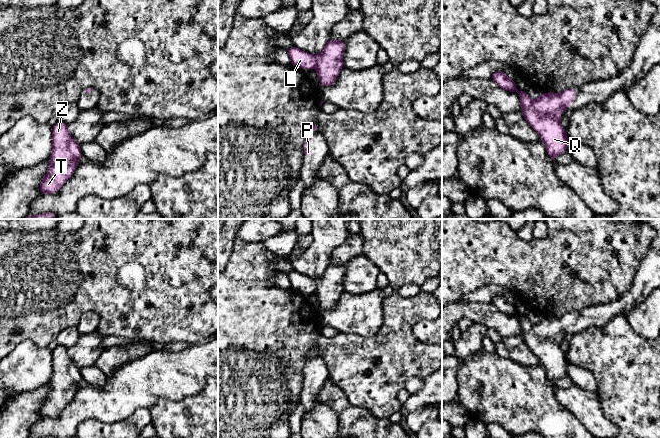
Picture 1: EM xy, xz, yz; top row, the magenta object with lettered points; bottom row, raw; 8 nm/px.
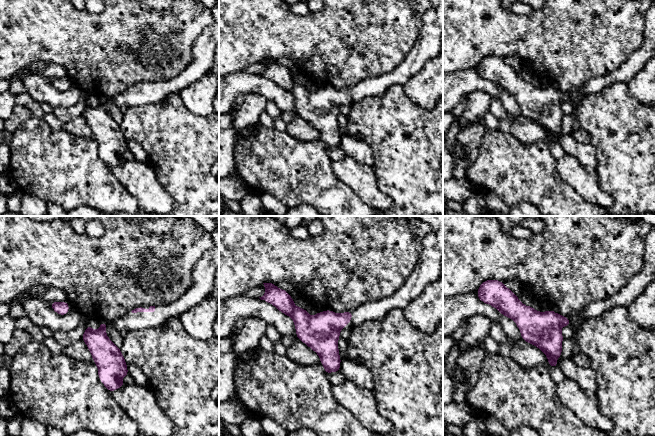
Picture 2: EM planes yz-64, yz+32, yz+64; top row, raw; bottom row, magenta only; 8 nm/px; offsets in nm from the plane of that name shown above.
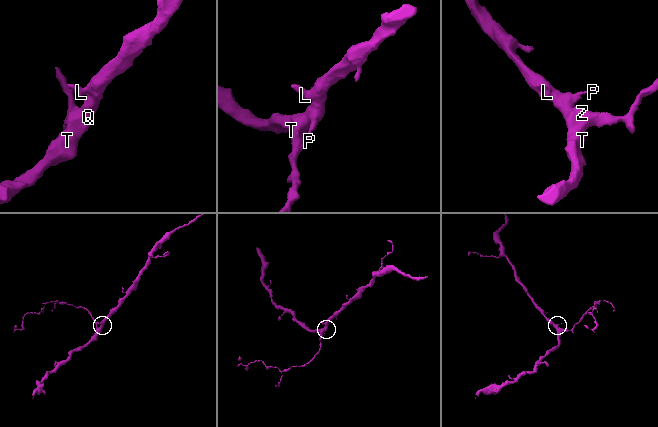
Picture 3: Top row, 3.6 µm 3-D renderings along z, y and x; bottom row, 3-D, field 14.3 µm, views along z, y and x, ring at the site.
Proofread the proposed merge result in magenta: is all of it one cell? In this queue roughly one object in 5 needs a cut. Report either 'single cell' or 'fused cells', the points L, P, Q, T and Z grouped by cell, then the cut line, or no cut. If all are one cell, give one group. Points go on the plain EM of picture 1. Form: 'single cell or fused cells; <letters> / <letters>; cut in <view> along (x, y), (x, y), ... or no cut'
single cell; L P Q T Z; no cut

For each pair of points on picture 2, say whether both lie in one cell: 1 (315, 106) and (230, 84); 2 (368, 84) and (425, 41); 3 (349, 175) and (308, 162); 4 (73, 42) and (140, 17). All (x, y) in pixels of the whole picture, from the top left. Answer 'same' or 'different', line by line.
1: different
2: same
3: different
4: same

